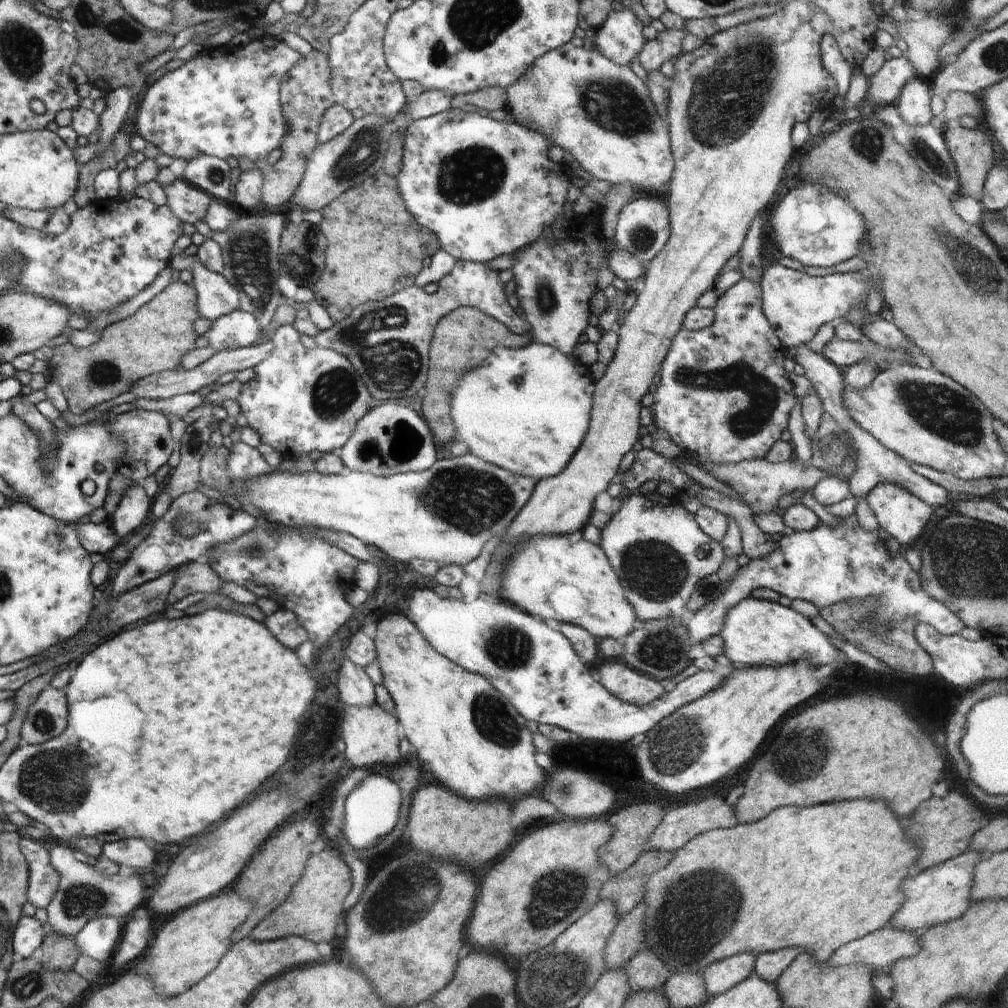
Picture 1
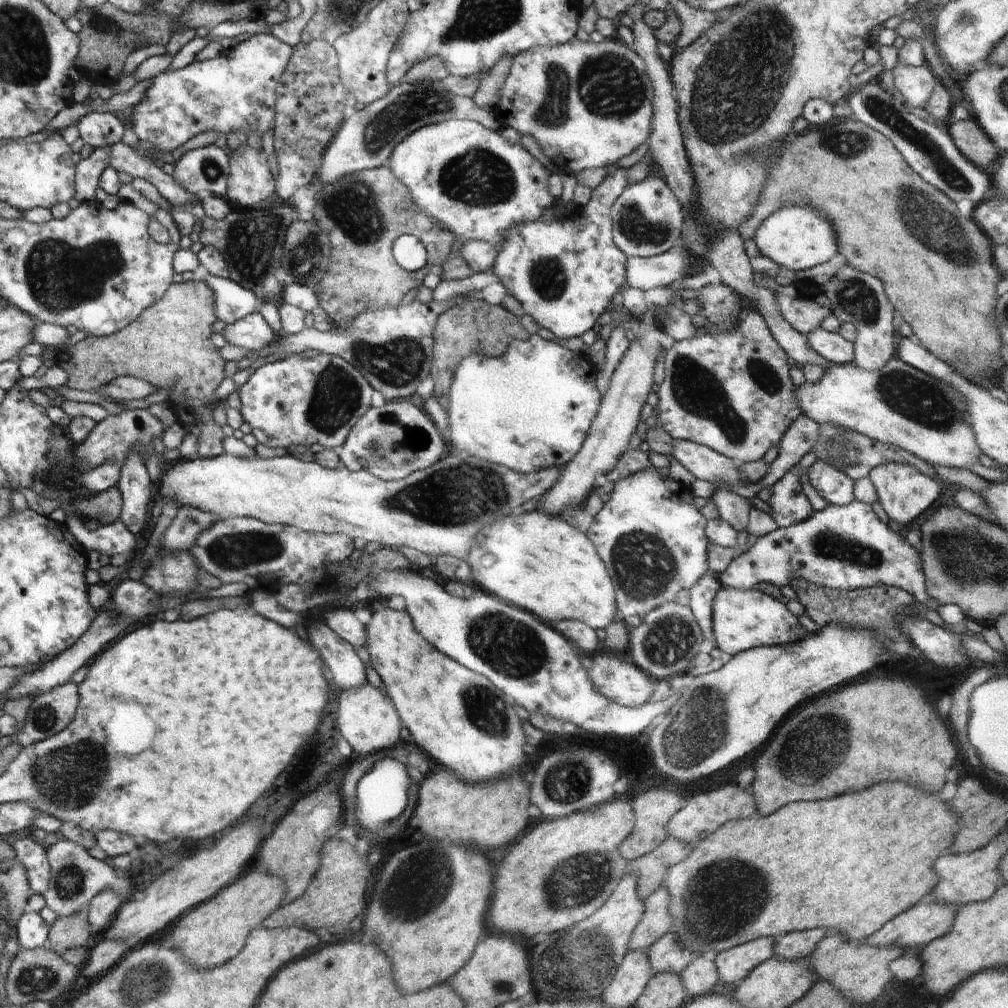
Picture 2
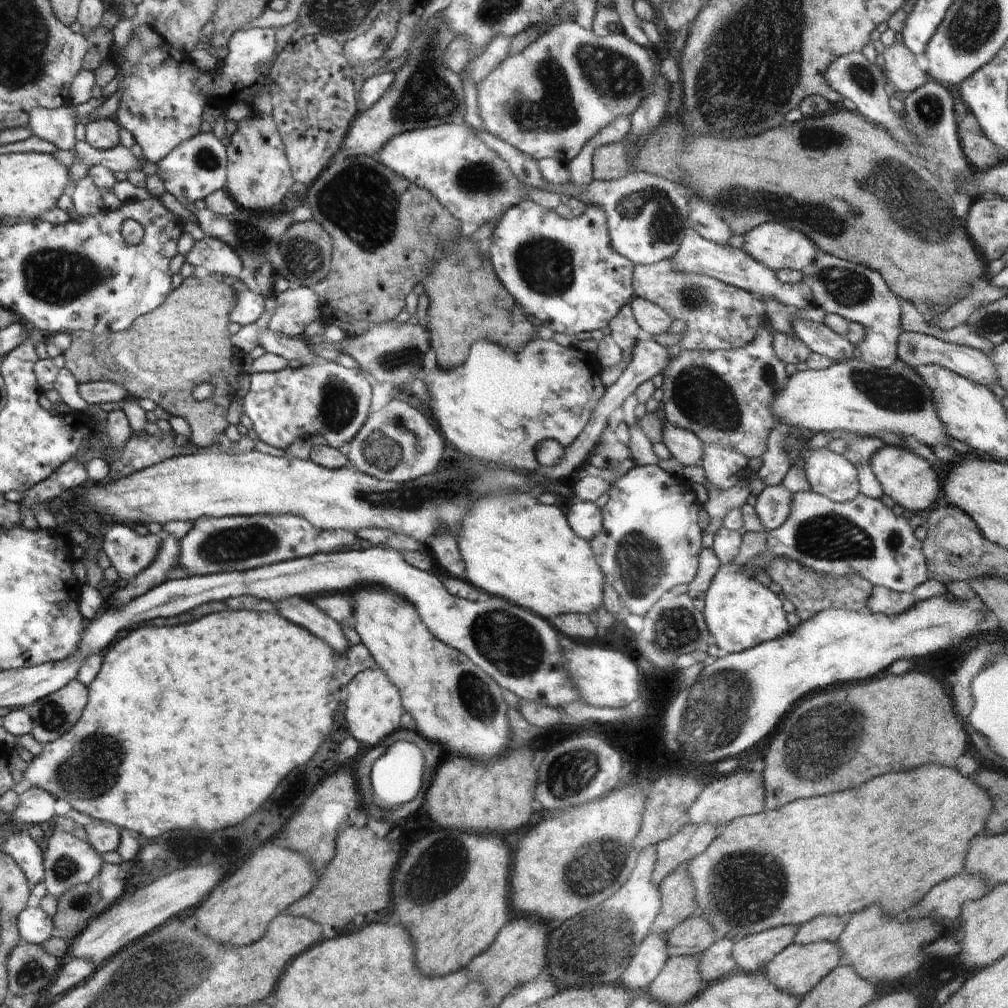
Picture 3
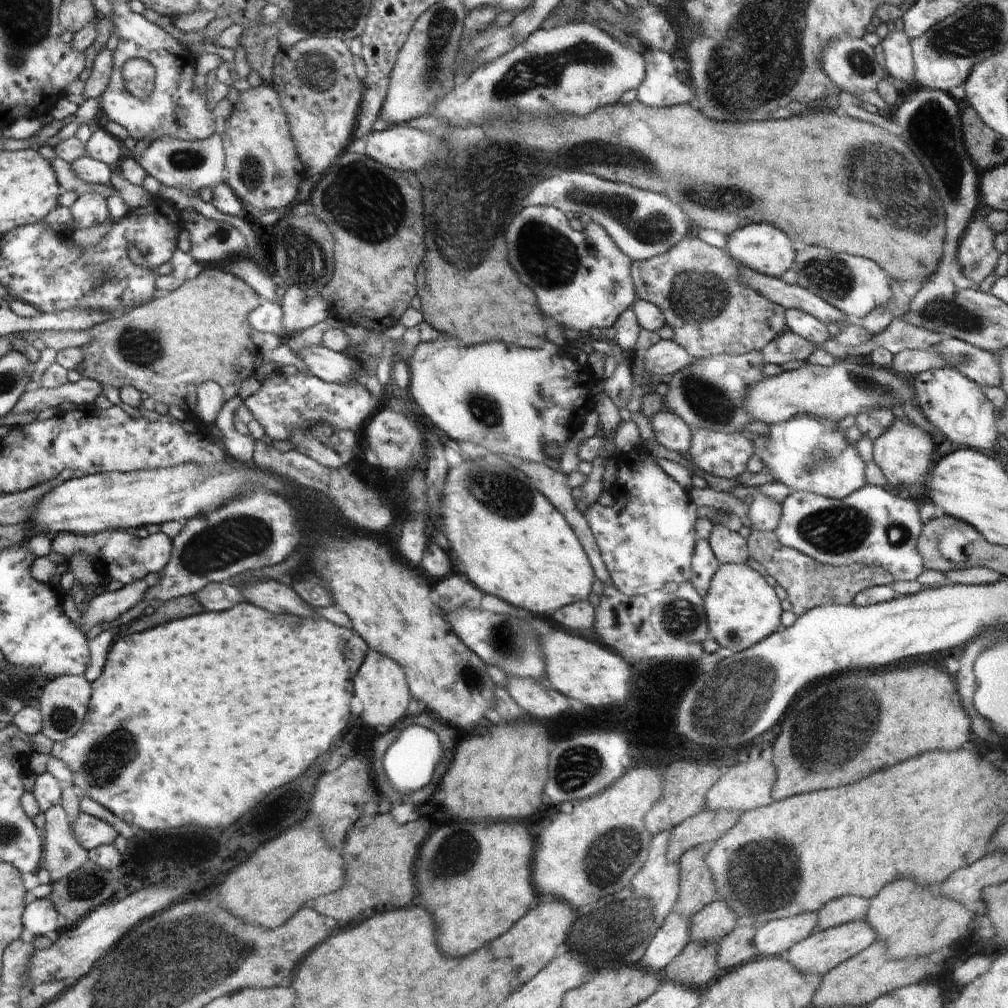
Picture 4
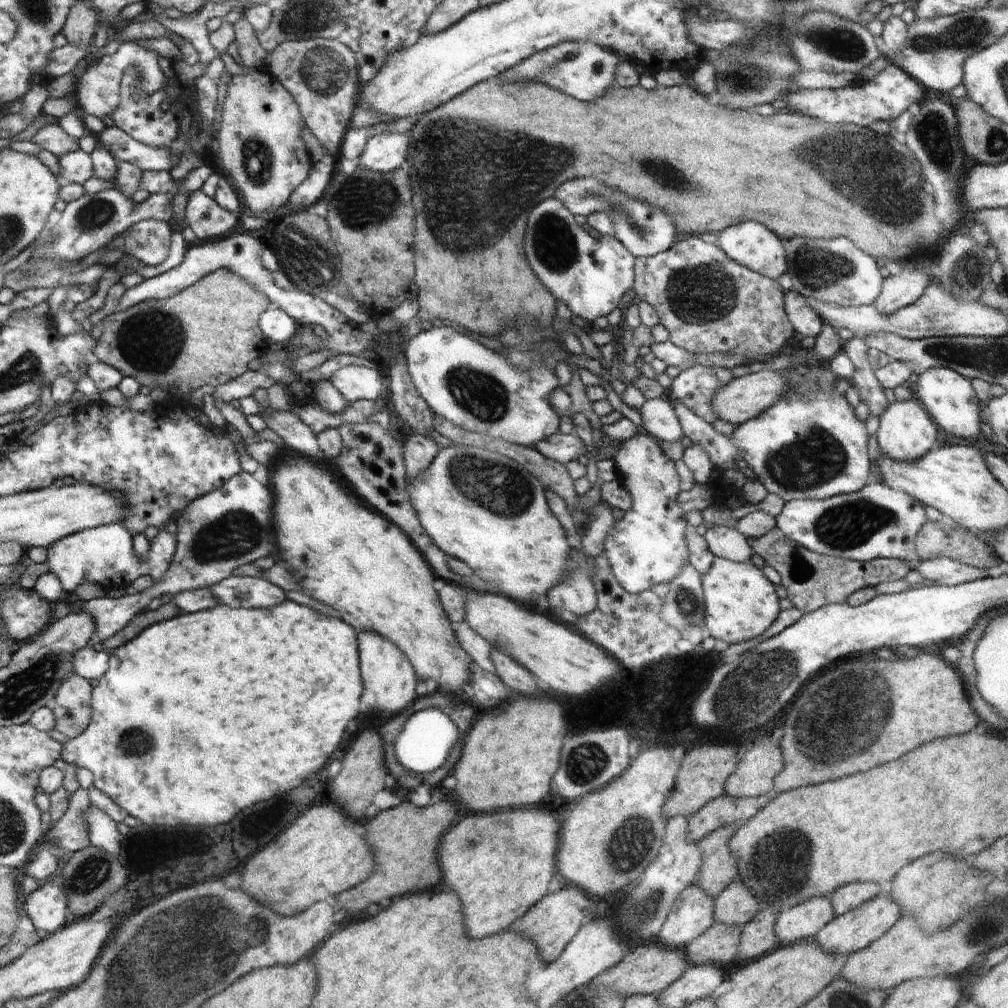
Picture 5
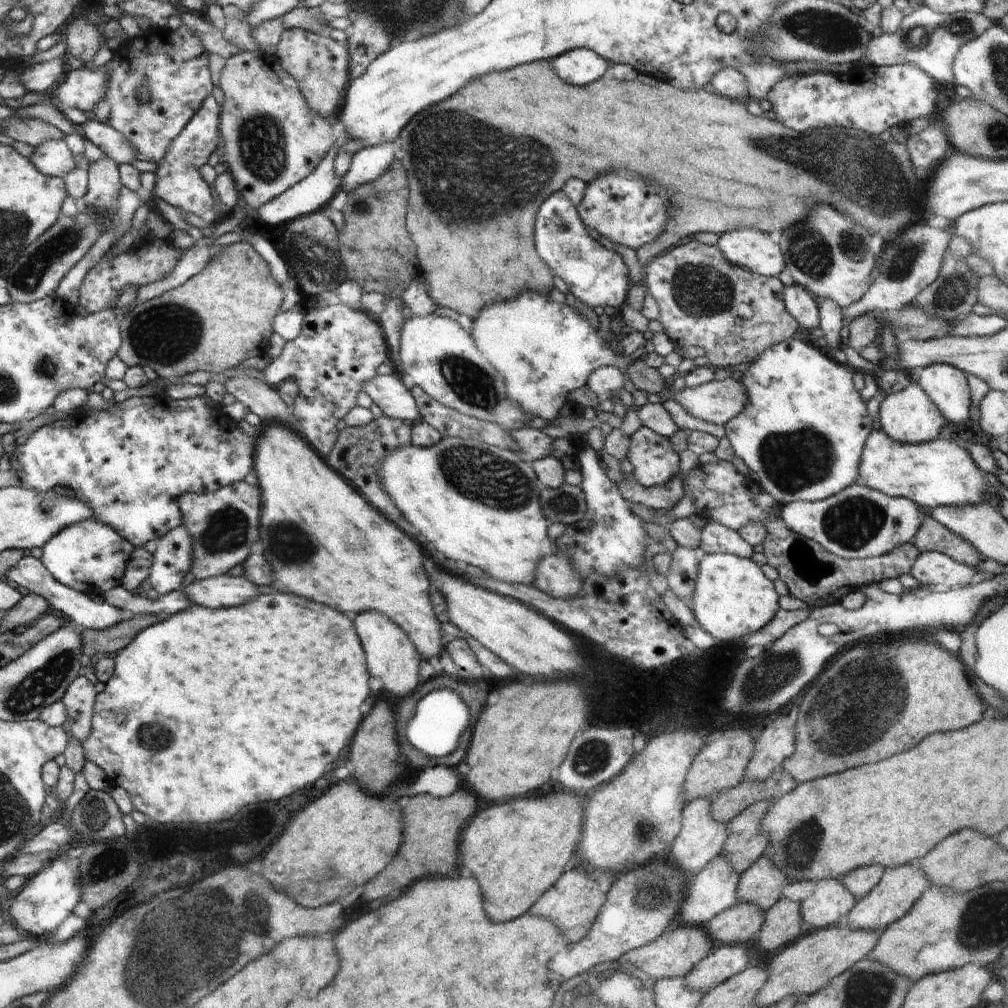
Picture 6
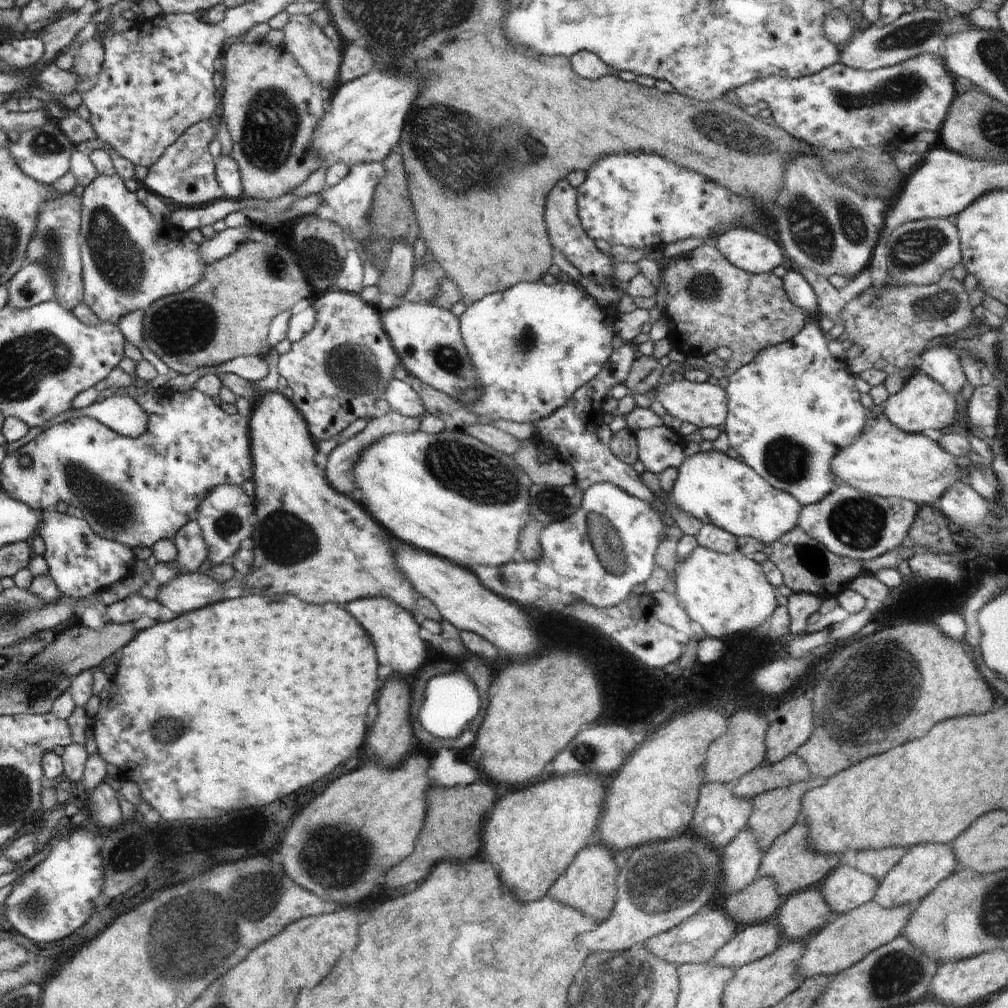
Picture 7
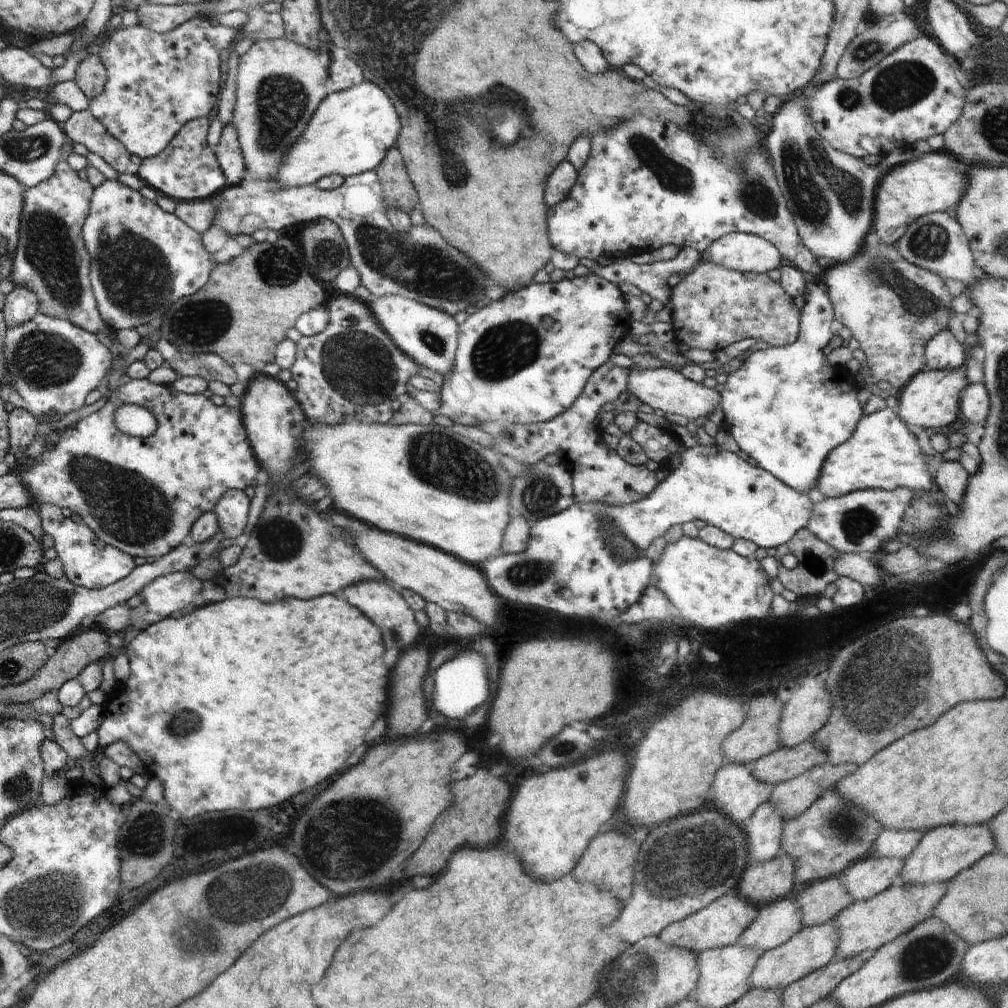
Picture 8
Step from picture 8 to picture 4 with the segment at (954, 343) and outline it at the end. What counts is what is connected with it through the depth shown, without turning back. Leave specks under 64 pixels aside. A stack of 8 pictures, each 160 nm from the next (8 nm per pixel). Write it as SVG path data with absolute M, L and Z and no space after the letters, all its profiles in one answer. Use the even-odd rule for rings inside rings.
M940 367L922 371L917 374L914 384L916 389L916 400L919 408L924 411L924 416L940 430L942 438L948 438L956 444L970 447L982 452L988 450L996 444L996 436L1000 433L999 411L997 411L993 404L984 396L980 387L968 377L965 377L960 371L950 367Z

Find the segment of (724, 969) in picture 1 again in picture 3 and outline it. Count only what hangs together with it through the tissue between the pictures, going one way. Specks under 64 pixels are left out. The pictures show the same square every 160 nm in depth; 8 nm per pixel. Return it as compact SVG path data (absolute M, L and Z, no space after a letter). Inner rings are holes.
M780 925L756 934L741 938L733 948L737 971L753 973L763 971L769 962L788 945L798 932L799 926Z

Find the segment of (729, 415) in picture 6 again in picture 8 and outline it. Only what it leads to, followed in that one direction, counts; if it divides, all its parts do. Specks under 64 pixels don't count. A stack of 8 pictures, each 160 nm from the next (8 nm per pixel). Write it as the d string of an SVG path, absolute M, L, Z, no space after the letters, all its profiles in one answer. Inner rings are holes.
M635 364L630 368L629 375L627 378L627 390L633 395L639 398L640 403L648 404L652 408L658 410L662 409L662 412L672 412L672 414L680 414L680 416L685 416L690 420L696 418L702 418L706 416L708 418L709 414L718 405L720 400L720 393L716 392L714 389L709 389L703 383L697 383L686 378L678 368L673 367L656 367L656 368L640 368L636 367Z

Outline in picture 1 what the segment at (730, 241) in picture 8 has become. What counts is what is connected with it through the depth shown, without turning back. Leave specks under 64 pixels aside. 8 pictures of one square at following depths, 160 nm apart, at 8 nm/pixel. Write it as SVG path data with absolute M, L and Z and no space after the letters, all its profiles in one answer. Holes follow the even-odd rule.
M805 183L789 191L771 210L769 225L771 231L763 233L765 239L769 241L771 238L782 257L798 260L804 267L830 268L852 259L864 236L864 220L860 213L845 201L843 195L821 183Z

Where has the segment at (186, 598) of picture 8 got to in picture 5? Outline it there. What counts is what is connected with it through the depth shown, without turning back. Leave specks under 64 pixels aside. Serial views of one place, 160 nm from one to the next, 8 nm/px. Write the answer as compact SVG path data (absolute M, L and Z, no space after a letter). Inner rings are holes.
M232 575L209 589L218 603L236 608L274 608L286 599L279 586L262 577Z

